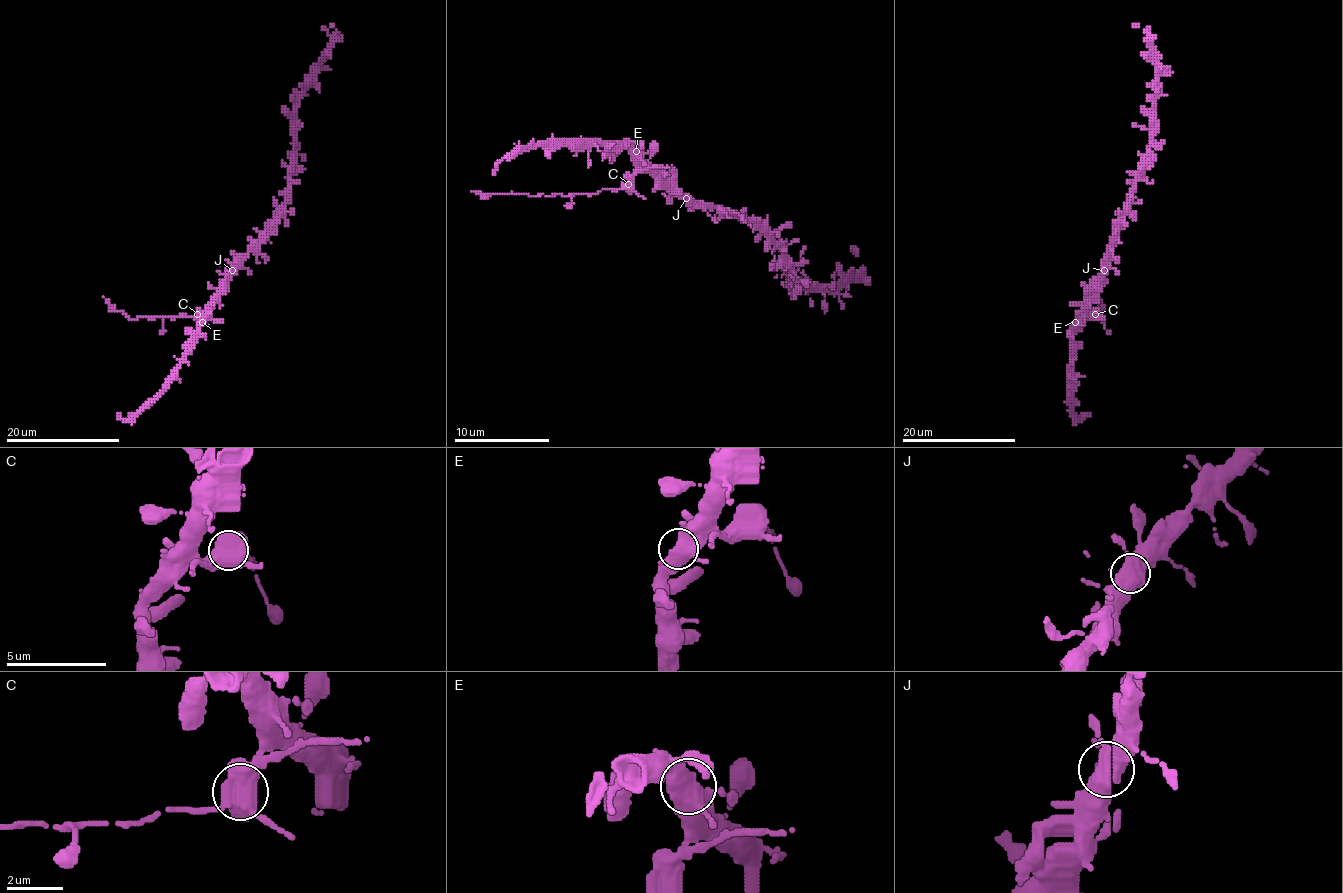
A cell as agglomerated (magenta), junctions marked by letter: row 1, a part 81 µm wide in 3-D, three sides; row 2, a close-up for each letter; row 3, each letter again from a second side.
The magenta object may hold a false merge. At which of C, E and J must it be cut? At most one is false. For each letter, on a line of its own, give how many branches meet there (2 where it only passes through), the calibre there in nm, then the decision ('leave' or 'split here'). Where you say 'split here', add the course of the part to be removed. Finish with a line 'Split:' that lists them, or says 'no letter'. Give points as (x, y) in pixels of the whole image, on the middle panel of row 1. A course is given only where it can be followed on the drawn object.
C: 4 | 600 nm | split here | (629, 184), (602, 189), (595, 194), (528, 196), (471, 191)
E: 3 | 500 nm | leave
J: 4 | 420 nm | leave
Split: C

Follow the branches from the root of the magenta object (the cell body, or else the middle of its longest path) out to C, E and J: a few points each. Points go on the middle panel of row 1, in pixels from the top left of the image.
C: (739, 218), (722, 215), (715, 208), (698, 208), (641, 167), (633, 172), (633, 179), (629, 184)
E: (739, 218), (722, 215), (715, 208), (698, 208), (662, 175), (655, 172), (636, 151)
J: (739, 218), (722, 215), (715, 208), (703, 208), (686, 198)

